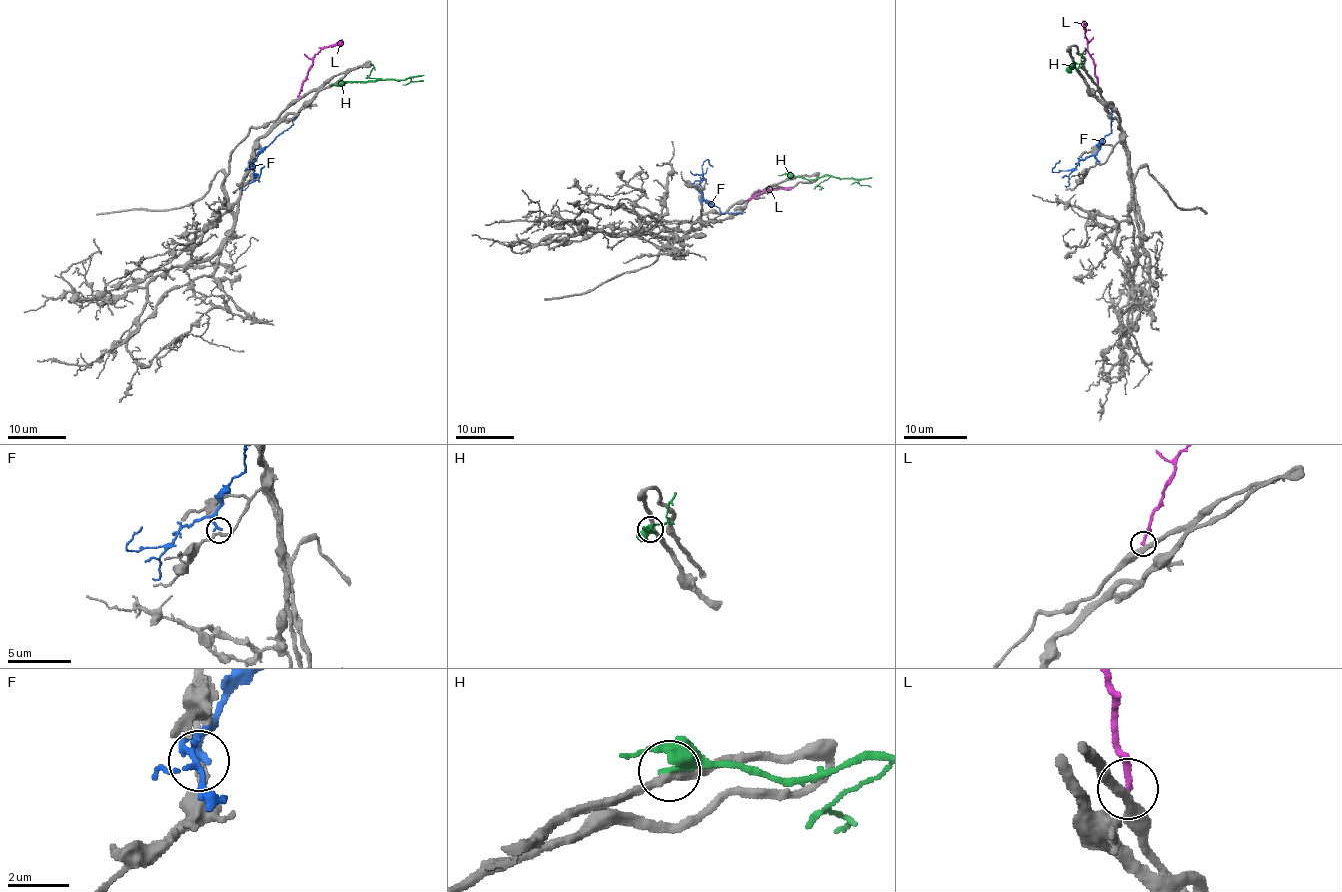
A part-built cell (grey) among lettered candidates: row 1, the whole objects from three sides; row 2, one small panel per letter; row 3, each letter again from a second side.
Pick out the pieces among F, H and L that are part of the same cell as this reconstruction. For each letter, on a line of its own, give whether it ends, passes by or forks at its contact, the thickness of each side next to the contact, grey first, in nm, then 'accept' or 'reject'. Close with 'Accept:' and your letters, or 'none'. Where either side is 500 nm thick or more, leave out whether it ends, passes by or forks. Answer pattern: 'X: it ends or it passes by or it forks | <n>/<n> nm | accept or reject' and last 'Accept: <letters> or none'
F: it ends | 220/220 nm | reject
H: it forks | 280/240 nm | reject
L: it ends | 280/200 nm | reject
Accept: none

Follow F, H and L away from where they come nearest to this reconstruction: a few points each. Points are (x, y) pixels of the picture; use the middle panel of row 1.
F: (700, 201), (703, 199), (722, 212), (745, 212)
H: (787, 177), (854, 177), (861, 185), (871, 186)
L: (747, 201), (758, 192), (790, 186)

